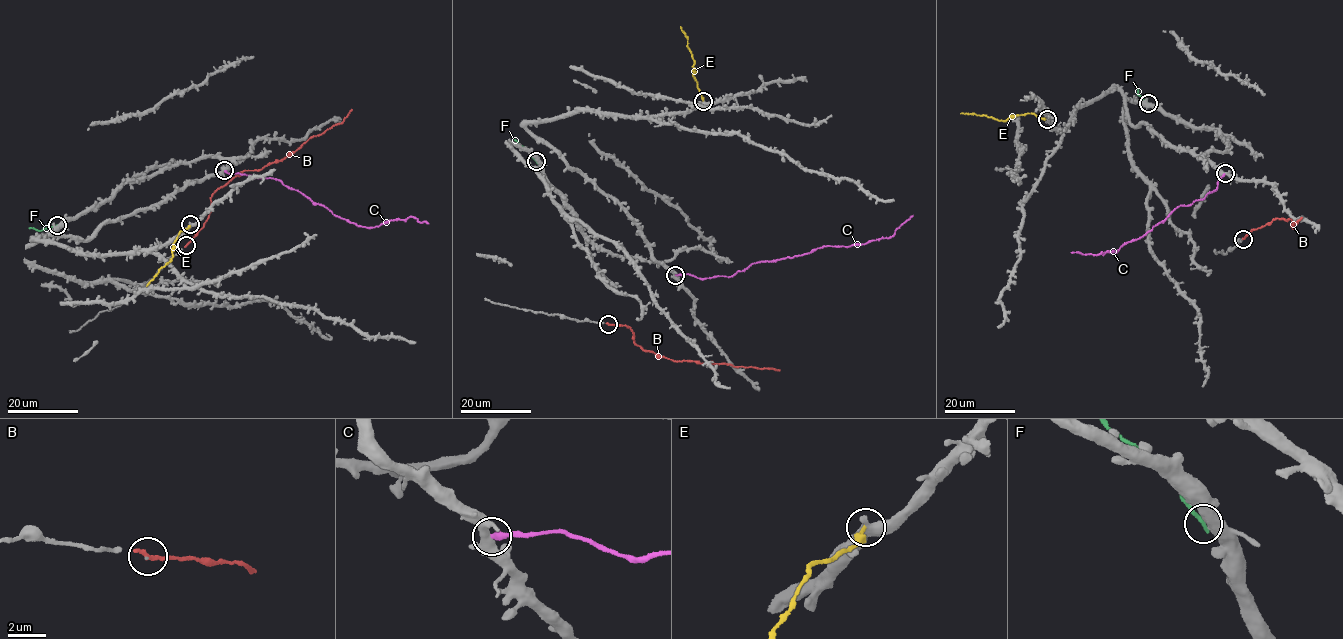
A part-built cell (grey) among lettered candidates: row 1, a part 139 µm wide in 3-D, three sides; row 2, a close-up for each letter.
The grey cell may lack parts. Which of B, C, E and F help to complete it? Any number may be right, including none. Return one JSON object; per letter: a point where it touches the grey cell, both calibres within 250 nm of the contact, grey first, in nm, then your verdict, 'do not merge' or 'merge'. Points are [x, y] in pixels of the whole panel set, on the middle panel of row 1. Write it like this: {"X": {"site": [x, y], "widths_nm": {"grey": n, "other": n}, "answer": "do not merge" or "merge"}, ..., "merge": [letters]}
{"B": {"site": [608, 324], "widths_nm": {"grey": 50, "other": 280}, "answer": "merge"}, "C": {"site": [675, 275], "widths_nm": {"grey": 400, "other": 320}, "answer": "do not merge"}, "E": {"site": [703, 101], "widths_nm": {"grey": 480, "other": 200}, "answer": "do not merge"}, "F": {"site": [536, 161], "widths_nm": {"grey": 500, "other": 240}, "answer": "do not merge"}, "merge": ["B"]}

